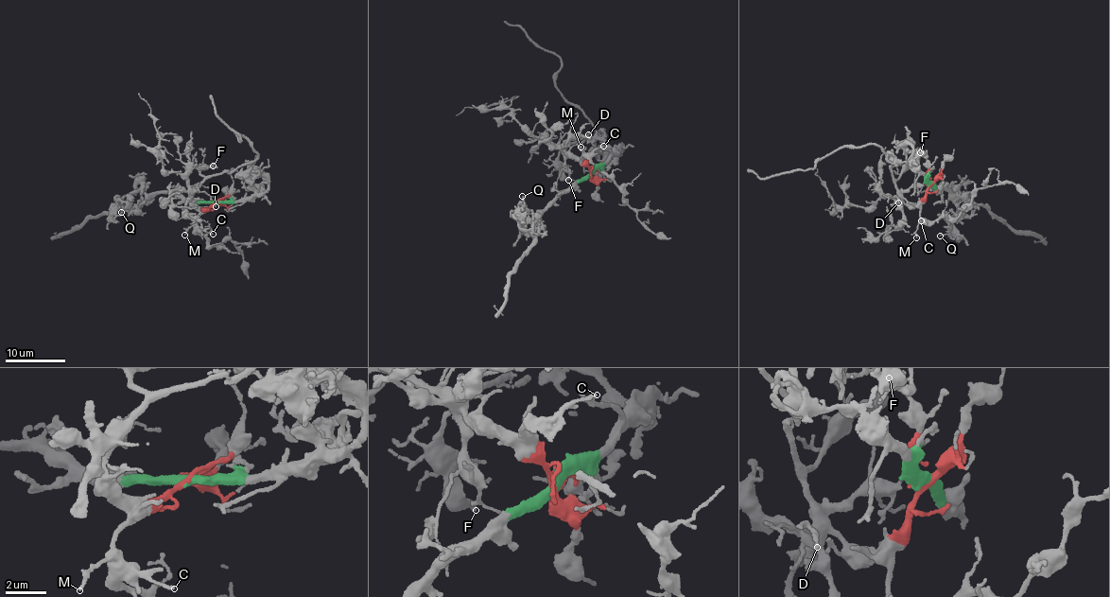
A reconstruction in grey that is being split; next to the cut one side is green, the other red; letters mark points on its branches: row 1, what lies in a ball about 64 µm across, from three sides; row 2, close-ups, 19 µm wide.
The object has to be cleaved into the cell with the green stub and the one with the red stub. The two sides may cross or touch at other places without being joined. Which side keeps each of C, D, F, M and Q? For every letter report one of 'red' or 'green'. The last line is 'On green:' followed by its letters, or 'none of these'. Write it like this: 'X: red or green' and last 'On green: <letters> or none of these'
C: red
D: red
F: red
M: red
Q: green
On green: Q

